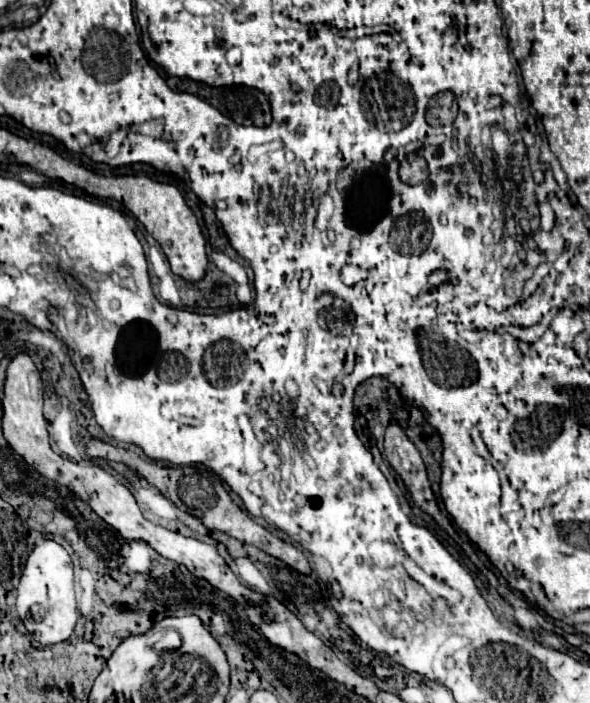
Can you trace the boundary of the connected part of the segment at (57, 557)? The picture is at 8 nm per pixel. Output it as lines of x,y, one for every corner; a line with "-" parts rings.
53,540
39,544
27,558
19,594
17,594
17,612
29,630
29,634
39,644
59,644
69,640
77,624
77,604
73,590
73,564
65,548

